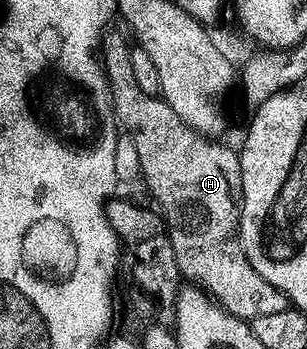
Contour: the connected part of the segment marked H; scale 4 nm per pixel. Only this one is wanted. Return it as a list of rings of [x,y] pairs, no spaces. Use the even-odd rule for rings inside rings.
[[[109,33],[102,42],[102,65],[104,78],[108,81],[108,91],[112,97],[112,110],[116,114],[119,129],[128,134],[134,142],[141,164],[142,182],[148,185],[153,200],[157,202],[155,205],[158,207],[160,217],[164,219],[170,244],[174,248],[174,260],[178,260],[181,275],[199,289],[211,294],[226,312],[243,318],[249,324],[258,316],[270,316],[273,312],[289,309],[287,296],[278,288],[274,288],[270,280],[262,280],[262,276],[254,272],[240,243],[239,153],[187,126],[182,116],[178,116],[178,112],[174,112],[174,108],[170,108],[170,104],[166,104],[163,98],[144,95],[134,80],[131,60],[133,47],[129,39],[127,37],[124,39],[120,34],[111,34]]]

